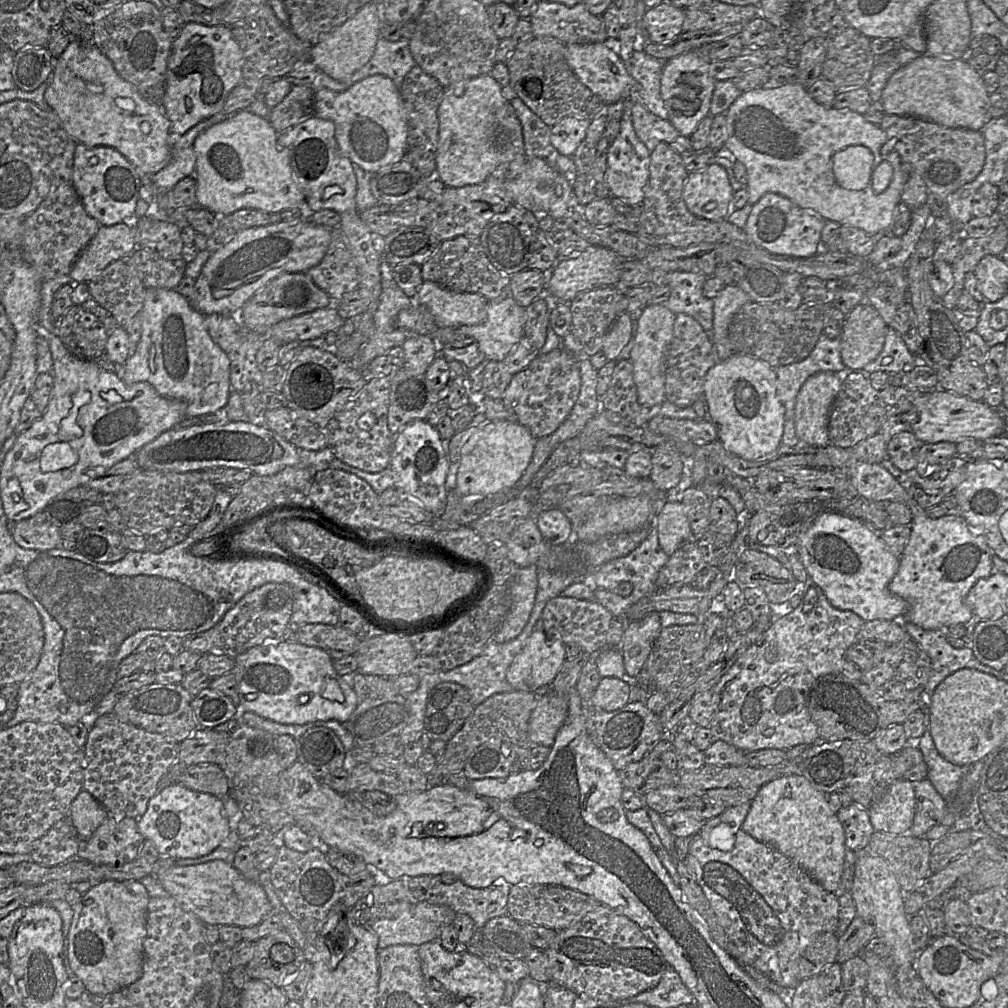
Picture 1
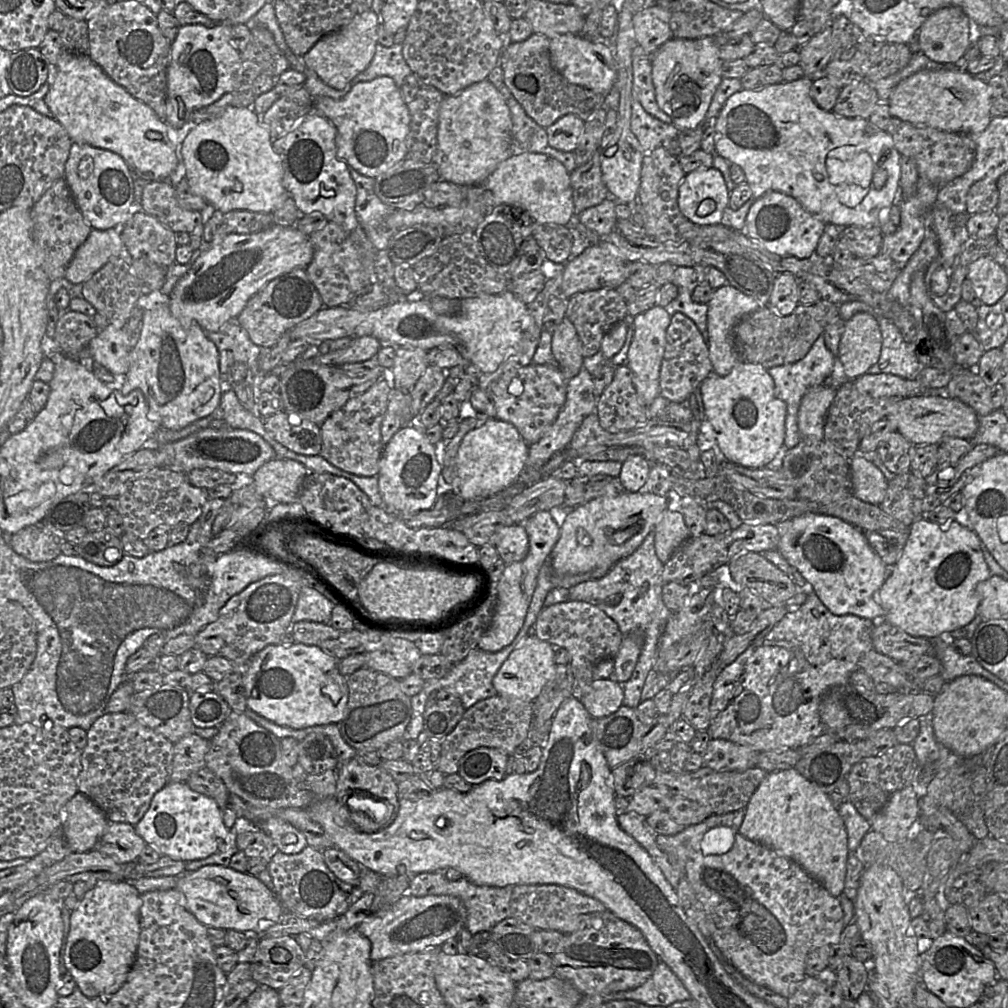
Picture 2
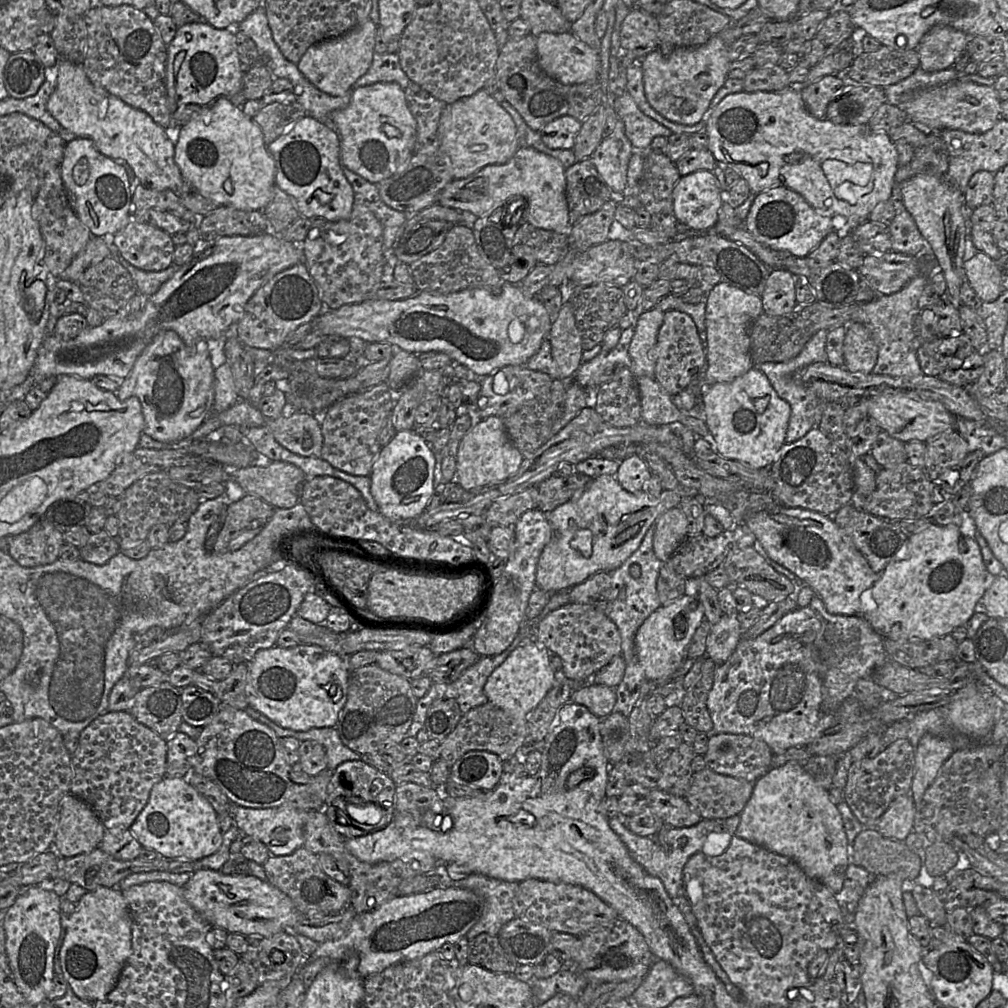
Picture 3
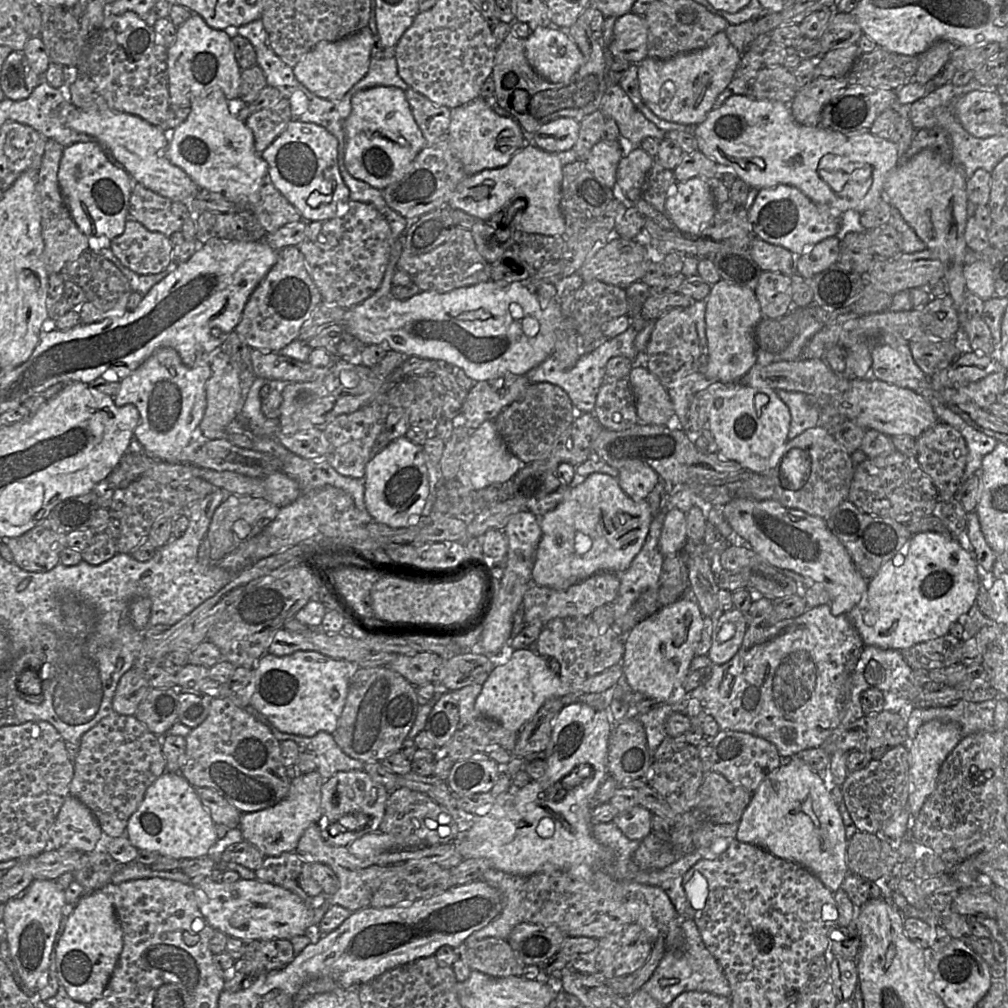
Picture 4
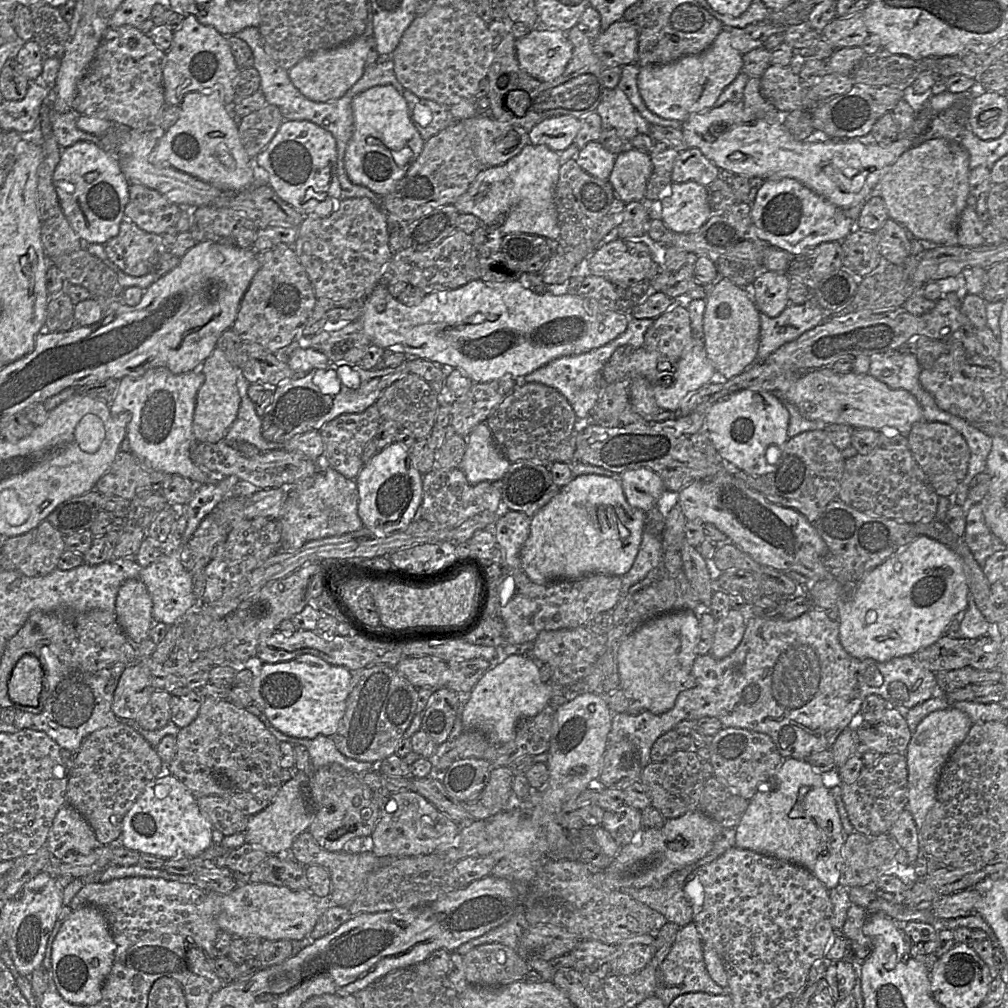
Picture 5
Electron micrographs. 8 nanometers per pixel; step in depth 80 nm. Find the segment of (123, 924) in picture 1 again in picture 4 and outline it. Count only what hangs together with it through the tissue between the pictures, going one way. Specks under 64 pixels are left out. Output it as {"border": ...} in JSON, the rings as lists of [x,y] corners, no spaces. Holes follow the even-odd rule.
{"border":[[[100,889],[86,892],[68,916],[56,949],[59,984],[75,1001],[90,1005],[102,997],[123,949],[123,930],[111,897]]]}

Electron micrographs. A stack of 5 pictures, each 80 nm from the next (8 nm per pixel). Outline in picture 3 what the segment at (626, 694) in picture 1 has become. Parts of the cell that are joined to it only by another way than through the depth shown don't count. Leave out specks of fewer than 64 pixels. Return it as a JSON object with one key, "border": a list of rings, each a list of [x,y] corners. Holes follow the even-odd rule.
{"border":[[[593,677],[585,686],[573,691],[570,701],[585,706],[592,714],[604,719],[613,712],[616,702],[615,688],[593,683]]]}

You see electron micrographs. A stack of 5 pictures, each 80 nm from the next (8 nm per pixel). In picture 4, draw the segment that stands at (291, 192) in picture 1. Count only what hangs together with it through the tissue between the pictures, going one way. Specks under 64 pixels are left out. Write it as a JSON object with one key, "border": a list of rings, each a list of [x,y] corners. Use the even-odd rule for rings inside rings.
{"border":[[[216,90],[206,97],[195,98],[190,105],[191,111],[186,121],[174,129],[165,156],[173,165],[181,168],[200,190],[221,194],[237,205],[253,205],[260,199],[262,186],[269,181],[268,165],[255,150],[252,131],[245,122],[230,113],[228,102],[221,90]]]}

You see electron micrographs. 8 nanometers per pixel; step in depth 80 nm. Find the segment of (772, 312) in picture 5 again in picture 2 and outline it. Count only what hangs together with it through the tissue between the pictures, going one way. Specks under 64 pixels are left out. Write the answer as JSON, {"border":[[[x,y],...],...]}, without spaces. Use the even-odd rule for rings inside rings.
{"border":[[[790,272],[777,274],[768,307],[780,316],[790,315],[799,305],[797,279]]]}

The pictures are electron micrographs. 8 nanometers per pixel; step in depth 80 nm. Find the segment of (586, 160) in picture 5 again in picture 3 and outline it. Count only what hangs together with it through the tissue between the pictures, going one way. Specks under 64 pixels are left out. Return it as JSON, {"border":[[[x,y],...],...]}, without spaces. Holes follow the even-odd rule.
{"border":[[[617,120],[614,132],[603,139],[590,160],[608,188],[622,196],[627,186],[627,170],[633,146],[625,135],[623,121]]]}

